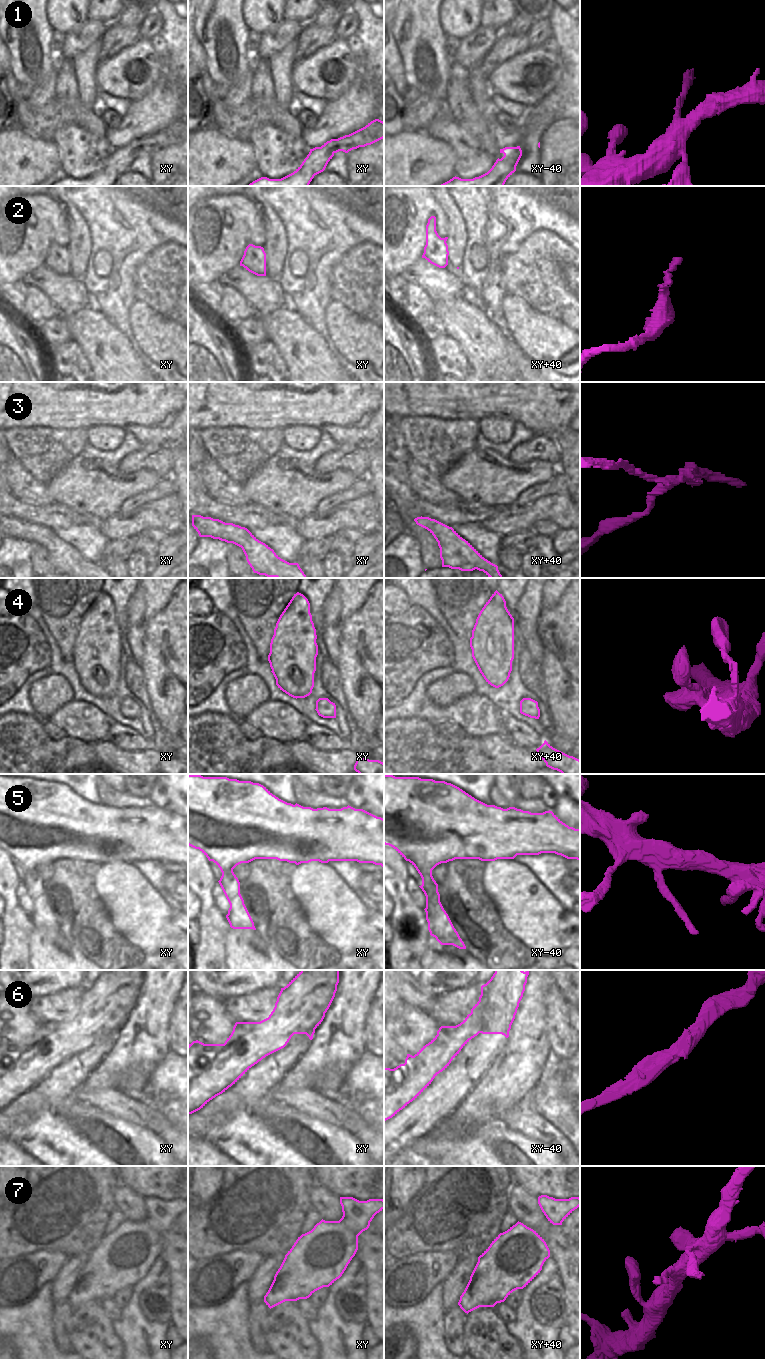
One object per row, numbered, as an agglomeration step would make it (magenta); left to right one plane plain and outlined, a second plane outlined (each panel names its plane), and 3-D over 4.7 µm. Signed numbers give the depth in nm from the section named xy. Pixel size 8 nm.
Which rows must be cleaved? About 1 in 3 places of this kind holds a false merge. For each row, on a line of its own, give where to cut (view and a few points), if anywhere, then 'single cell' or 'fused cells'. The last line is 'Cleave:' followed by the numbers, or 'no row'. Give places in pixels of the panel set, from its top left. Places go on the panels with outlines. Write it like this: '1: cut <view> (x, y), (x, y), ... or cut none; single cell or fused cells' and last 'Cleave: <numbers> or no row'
1: cut xy (330, 140), (334, 152); fused cells
2: cut none; single cell
3: cut none; single cell
4: cut none; single cell
5: cut none; single cell
6: cut none; single cell
7: cut none; single cell
Cleave: 1

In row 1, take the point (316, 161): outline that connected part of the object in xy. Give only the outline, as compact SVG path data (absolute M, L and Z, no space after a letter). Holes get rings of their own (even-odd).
M327 141L321 147L310 149L302 164L291 174L281 179L261 177L247 186L309 186L315 175L323 172L334 156L333 144Z

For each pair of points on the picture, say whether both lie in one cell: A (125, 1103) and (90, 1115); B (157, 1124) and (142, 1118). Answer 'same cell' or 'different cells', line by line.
A: different cells
B: different cells

